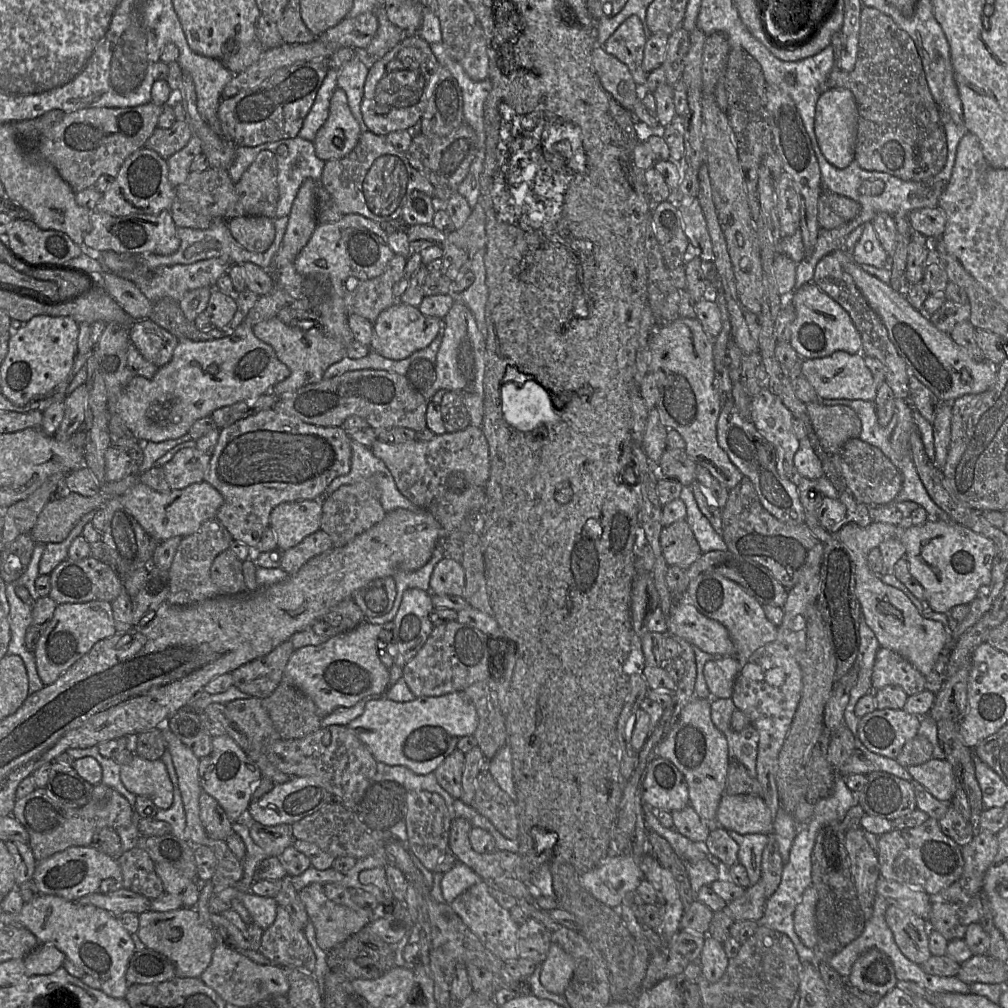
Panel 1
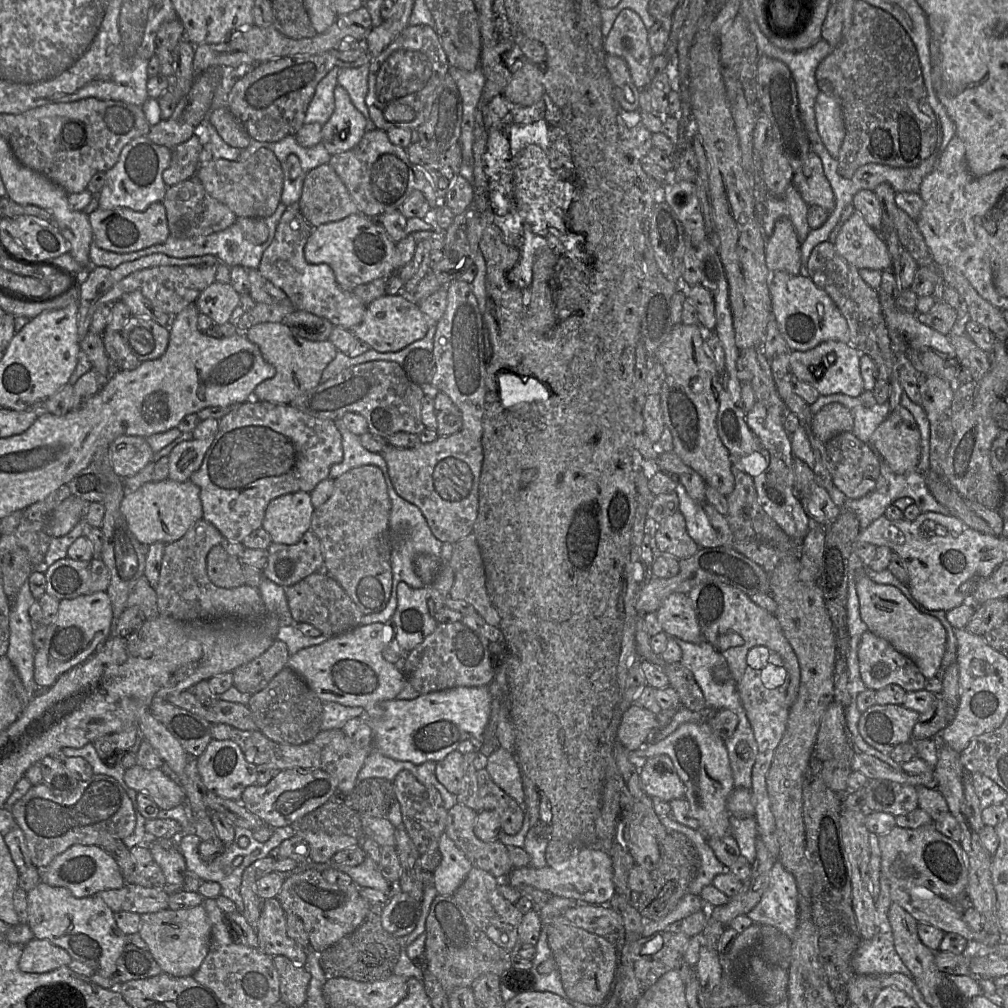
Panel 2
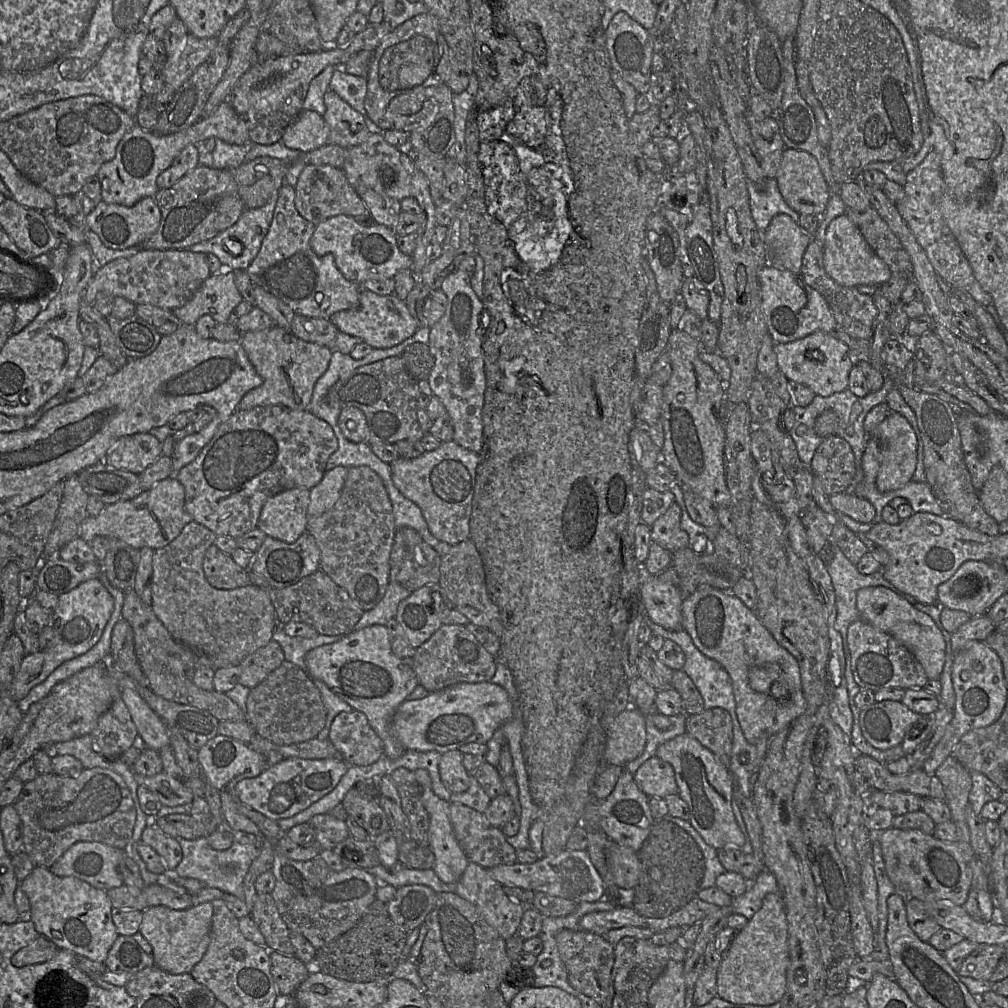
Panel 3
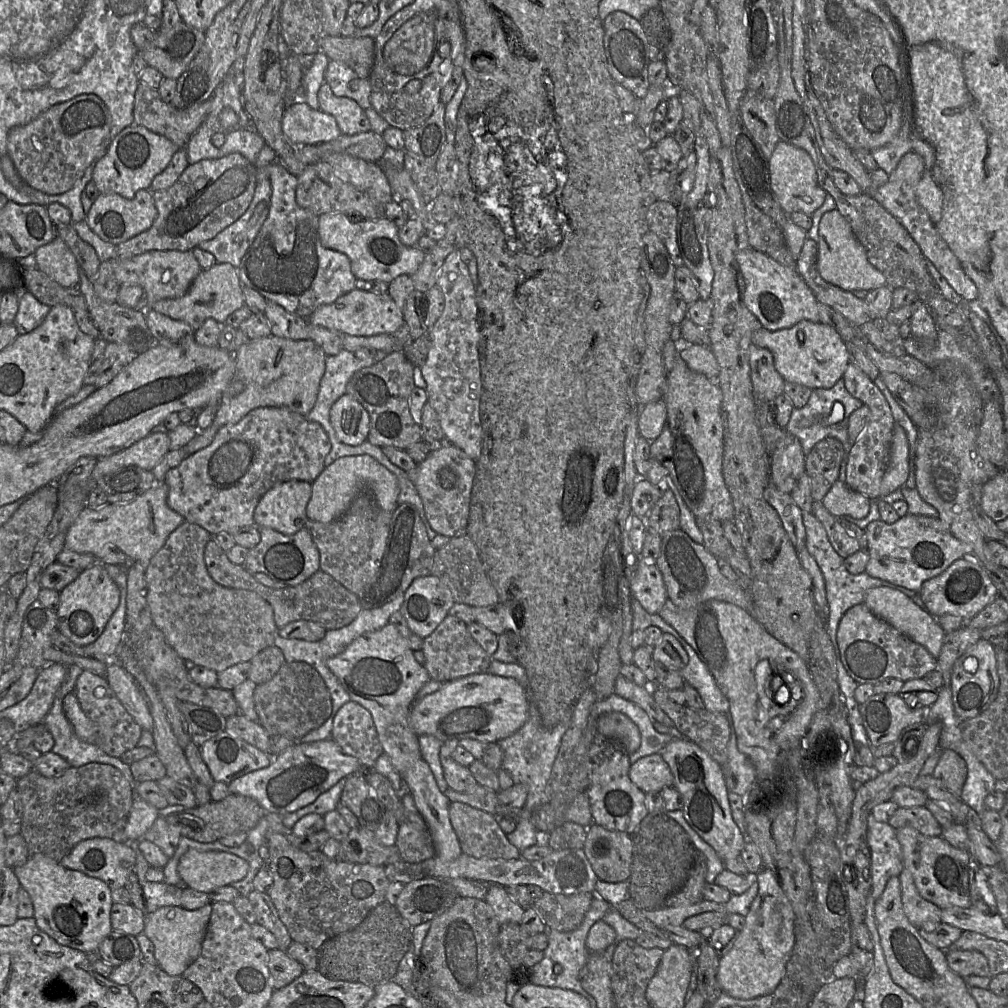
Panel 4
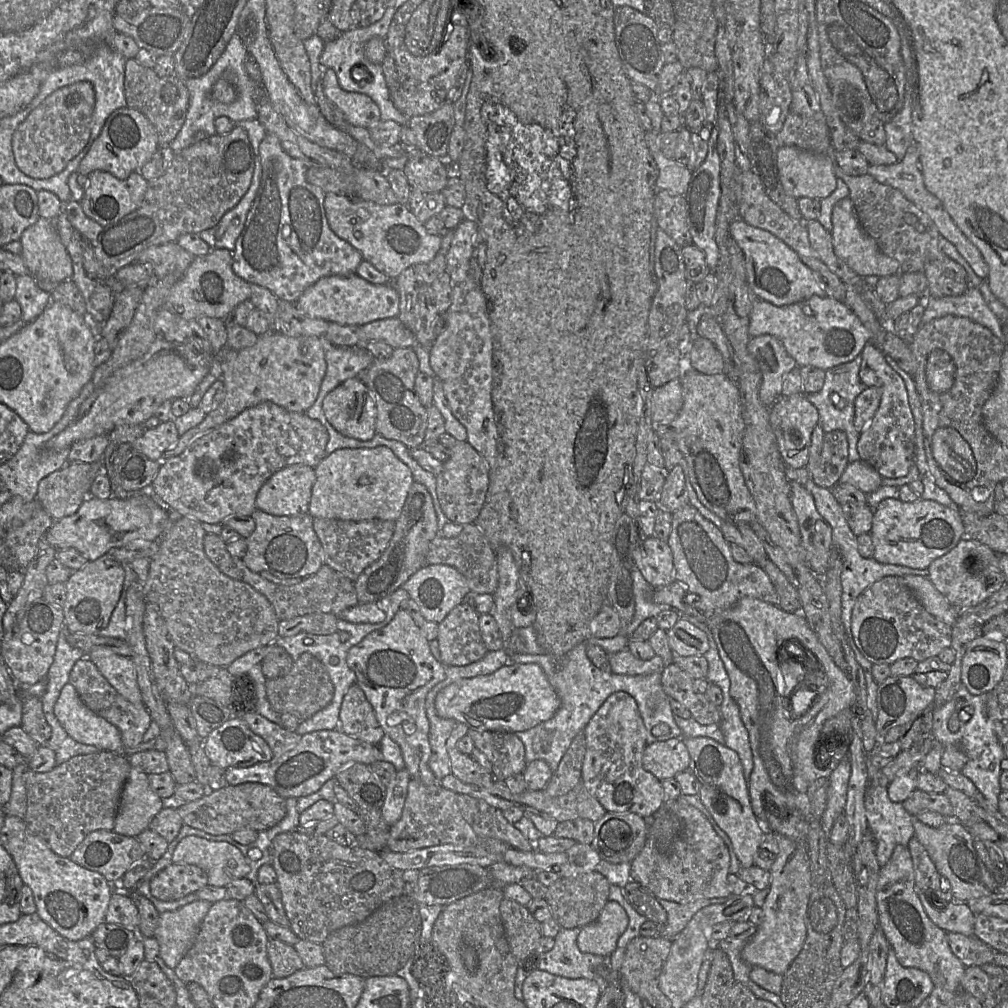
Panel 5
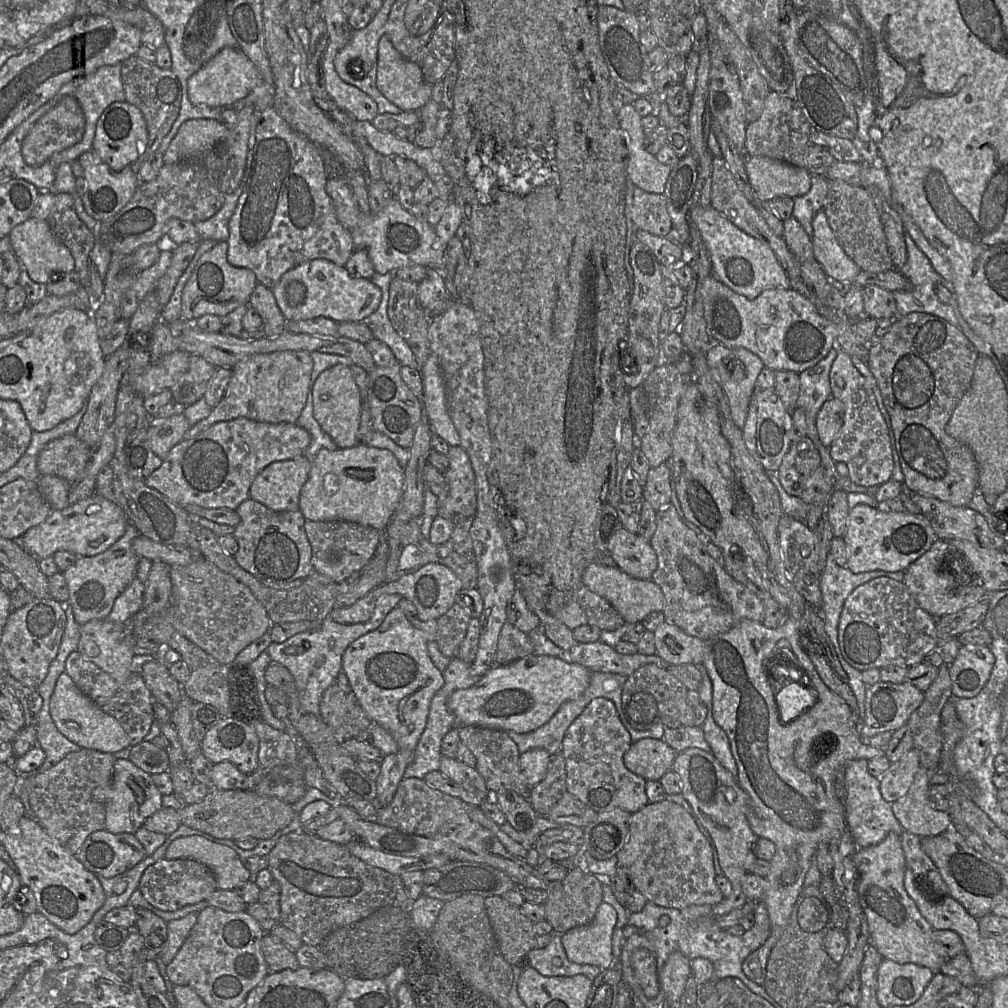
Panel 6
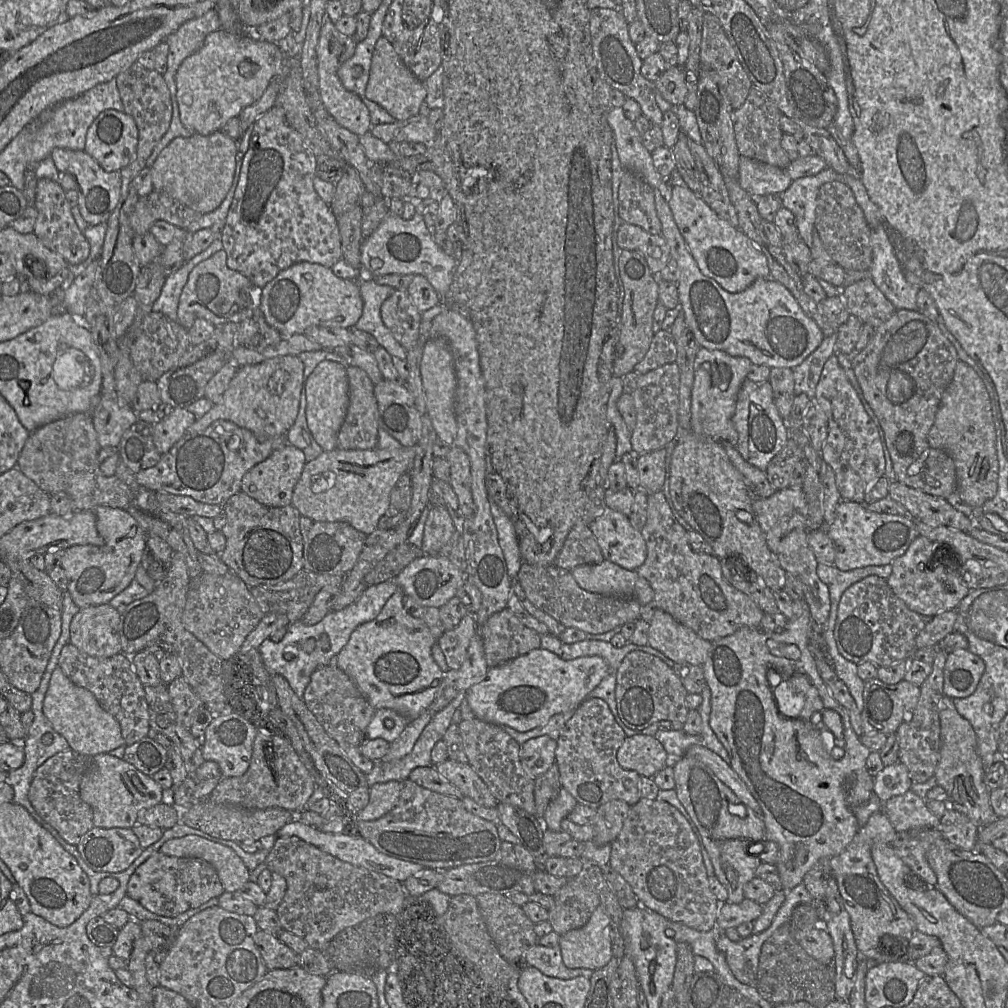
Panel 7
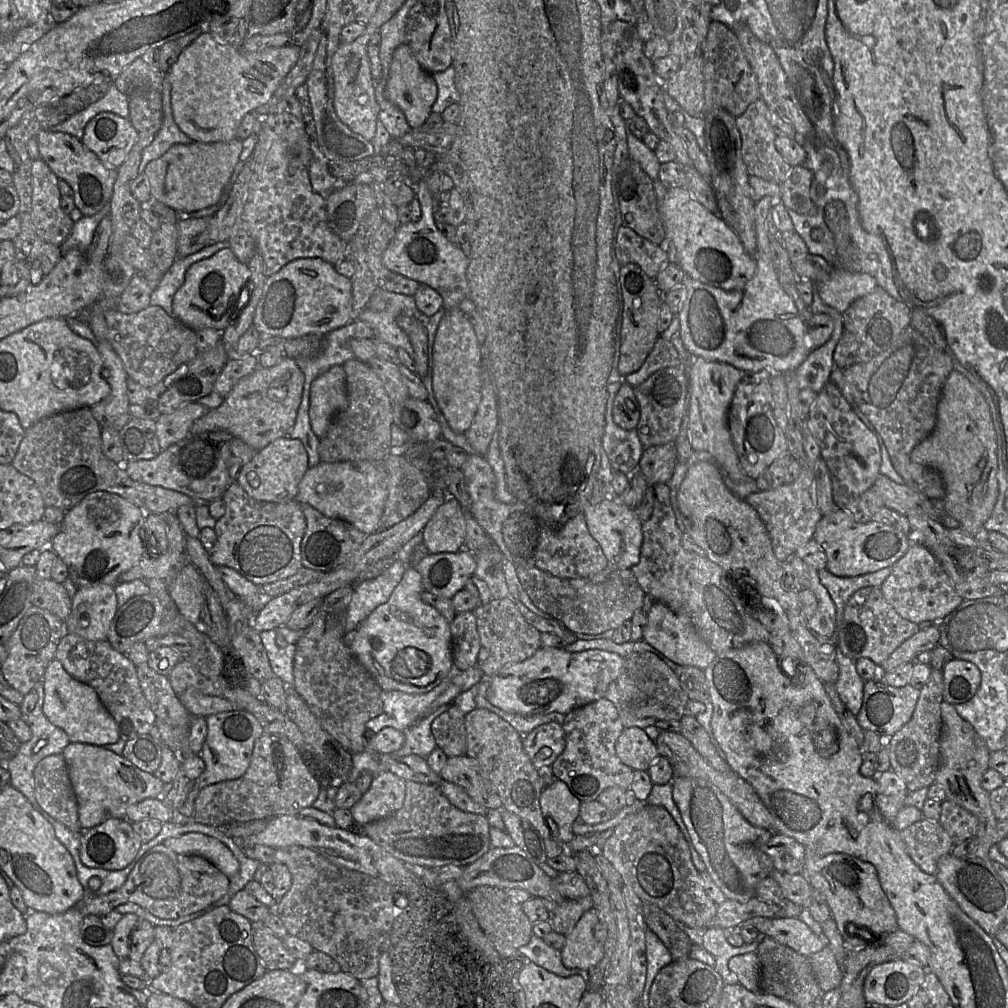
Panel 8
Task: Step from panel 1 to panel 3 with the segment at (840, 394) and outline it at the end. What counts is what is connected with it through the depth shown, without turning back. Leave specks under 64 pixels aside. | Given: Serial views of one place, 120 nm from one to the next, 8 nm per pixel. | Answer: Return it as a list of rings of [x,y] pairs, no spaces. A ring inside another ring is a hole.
[[[817,331],[787,343],[775,343],[778,370],[789,380],[807,385],[816,395],[830,396],[848,389],[855,354],[833,333]]]

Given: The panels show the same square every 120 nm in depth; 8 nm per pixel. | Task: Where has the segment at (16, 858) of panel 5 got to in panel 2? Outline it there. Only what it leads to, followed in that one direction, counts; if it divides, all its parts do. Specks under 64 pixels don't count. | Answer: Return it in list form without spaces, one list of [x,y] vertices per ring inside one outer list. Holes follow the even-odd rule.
[[[40,882],[27,892],[28,922],[37,939],[49,940],[66,950],[75,961],[90,966],[96,974],[111,978],[128,936],[117,926],[114,912],[98,896],[75,897],[68,889]]]

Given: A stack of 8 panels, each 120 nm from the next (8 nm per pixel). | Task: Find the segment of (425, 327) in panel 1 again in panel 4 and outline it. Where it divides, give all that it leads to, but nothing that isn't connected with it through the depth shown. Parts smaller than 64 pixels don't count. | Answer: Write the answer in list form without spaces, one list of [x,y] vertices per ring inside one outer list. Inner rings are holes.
[[[353,289],[331,304],[319,306],[308,318],[311,325],[321,326],[350,336],[395,335],[405,326],[403,311],[389,294]]]

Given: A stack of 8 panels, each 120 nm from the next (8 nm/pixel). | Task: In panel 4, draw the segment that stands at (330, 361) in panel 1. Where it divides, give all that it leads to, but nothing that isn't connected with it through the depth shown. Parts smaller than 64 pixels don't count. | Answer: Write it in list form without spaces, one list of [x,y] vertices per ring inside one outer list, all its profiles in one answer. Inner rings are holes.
[[[272,334],[270,336],[259,338],[259,339],[250,339],[247,343],[241,345],[239,349],[234,353],[235,379],[234,379],[234,382],[231,384],[231,386],[228,388],[228,390],[225,392],[225,394],[222,396],[221,401],[218,405],[216,416],[212,424],[215,424],[219,426],[220,428],[226,425],[235,424],[239,422],[242,418],[244,418],[250,411],[257,409],[257,408],[261,408],[261,407],[276,407],[276,408],[283,407],[283,408],[290,409],[291,411],[296,412],[302,416],[307,416],[310,413],[310,411],[313,409],[315,402],[317,400],[317,397],[318,397],[320,382],[325,373],[326,356],[327,355],[325,354],[323,349],[310,339],[292,340],[288,338],[276,337]],[[235,380],[243,384],[243,390],[239,393],[236,393]]]

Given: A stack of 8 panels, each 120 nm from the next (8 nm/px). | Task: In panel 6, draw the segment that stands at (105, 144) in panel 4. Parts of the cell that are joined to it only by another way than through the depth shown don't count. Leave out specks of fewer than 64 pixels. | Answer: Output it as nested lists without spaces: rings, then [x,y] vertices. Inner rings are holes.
[[[73,95],[63,96],[59,102],[41,116],[22,141],[21,154],[25,163],[37,167],[49,160],[56,152],[79,143],[85,131],[85,116]]]

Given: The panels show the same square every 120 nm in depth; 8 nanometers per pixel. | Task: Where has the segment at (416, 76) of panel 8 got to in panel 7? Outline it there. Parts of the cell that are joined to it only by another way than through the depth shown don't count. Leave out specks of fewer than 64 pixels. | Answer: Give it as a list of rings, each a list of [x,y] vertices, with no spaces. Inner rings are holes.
[[[384,36],[377,40],[374,47],[365,95],[369,100],[382,106],[396,120],[407,120],[420,112],[430,110],[425,109],[427,90],[423,81],[413,75],[395,51],[392,43]]]

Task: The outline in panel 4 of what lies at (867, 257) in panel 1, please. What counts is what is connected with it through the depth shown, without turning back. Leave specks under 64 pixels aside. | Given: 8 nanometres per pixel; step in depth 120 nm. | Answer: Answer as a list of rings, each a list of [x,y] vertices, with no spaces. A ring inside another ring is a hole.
[[[835,209],[826,212],[819,223],[817,266],[821,277],[845,291],[871,291],[886,285],[885,276],[867,258],[866,251],[855,237],[850,224]]]

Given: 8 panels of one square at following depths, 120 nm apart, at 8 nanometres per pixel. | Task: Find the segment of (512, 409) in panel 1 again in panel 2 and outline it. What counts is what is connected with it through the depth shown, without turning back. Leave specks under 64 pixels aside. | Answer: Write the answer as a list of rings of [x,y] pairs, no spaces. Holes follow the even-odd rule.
[[[509,373],[498,376],[501,402],[505,408],[520,407],[518,404],[530,404],[549,398],[546,388],[536,379],[522,379]]]

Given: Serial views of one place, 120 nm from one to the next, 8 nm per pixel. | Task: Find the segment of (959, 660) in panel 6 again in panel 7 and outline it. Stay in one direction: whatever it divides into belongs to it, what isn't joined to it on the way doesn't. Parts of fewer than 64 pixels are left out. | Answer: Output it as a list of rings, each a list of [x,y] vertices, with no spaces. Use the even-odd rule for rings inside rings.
[[[967,650],[947,654],[944,693],[950,698],[968,698],[977,689],[987,670],[985,661]]]

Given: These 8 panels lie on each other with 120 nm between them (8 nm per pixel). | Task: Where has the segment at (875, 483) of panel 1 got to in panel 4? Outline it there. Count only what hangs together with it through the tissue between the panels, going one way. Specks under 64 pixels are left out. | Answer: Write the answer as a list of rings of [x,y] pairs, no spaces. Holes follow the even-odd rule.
[[[826,438],[818,442],[805,456],[806,473],[809,476],[814,502],[821,501],[832,485],[839,480],[843,454],[844,447],[839,440]]]

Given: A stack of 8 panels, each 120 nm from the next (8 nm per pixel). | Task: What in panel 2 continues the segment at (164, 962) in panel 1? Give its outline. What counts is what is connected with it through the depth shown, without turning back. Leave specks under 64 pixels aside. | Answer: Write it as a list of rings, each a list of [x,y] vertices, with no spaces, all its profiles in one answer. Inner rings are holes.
[[[129,942],[116,963],[111,977],[115,983],[151,978],[163,973],[149,950],[142,950]]]

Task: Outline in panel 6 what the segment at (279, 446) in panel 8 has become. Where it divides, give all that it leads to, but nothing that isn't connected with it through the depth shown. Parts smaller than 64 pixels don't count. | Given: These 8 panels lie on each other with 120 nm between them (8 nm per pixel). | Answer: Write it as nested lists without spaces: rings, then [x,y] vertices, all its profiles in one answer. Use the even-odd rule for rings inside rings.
[[[306,455],[272,462],[253,480],[249,497],[274,511],[298,510],[300,491],[310,469],[311,458]]]

